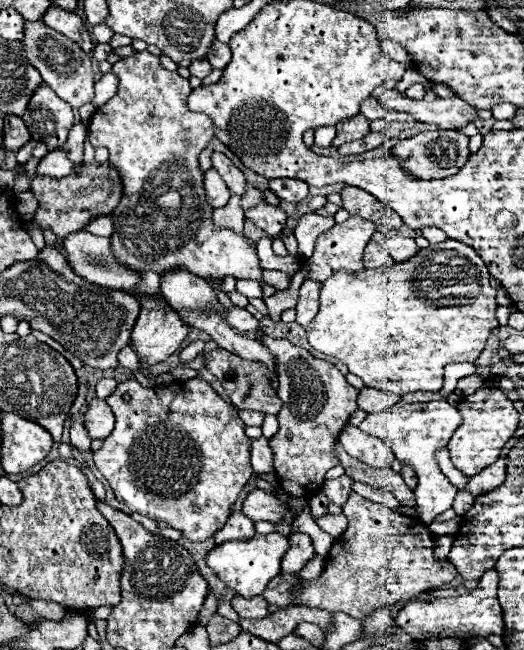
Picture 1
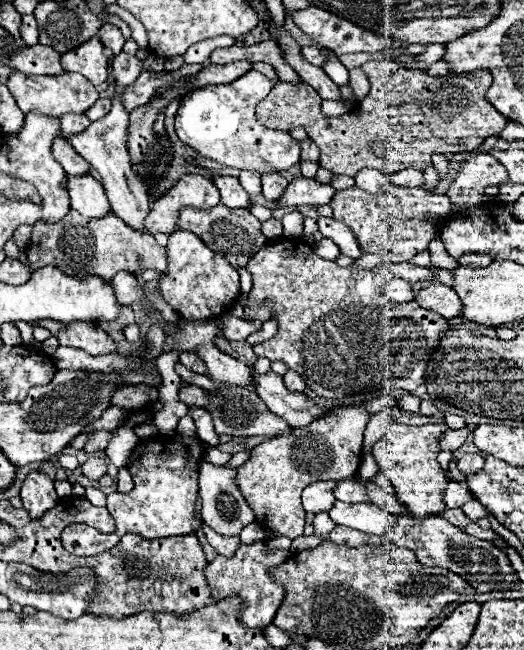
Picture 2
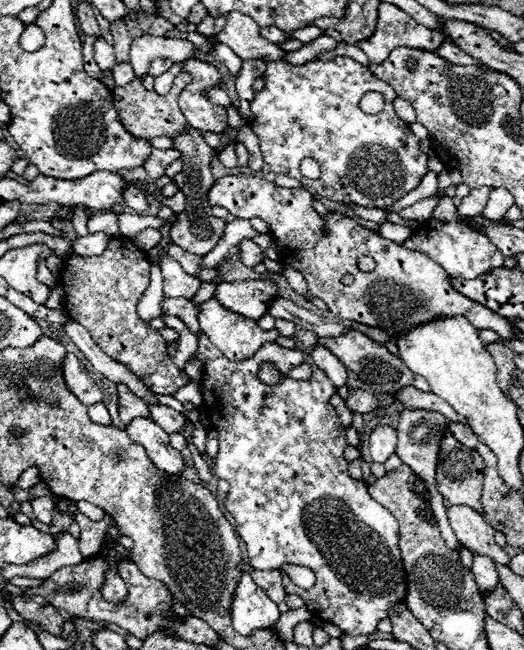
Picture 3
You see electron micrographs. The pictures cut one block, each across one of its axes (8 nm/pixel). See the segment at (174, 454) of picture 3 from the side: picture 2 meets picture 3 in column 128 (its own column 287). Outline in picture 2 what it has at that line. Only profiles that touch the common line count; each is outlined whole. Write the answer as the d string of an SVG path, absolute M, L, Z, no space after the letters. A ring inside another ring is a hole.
M220 386L216 396L214 394L208 394L208 396L210 396L208 412L214 418L214 430L218 434L230 434L230 436L238 436L238 438L248 438L248 436L276 438L276 436L288 436L292 432L288 422L274 416L254 390L236 388L236 386Z

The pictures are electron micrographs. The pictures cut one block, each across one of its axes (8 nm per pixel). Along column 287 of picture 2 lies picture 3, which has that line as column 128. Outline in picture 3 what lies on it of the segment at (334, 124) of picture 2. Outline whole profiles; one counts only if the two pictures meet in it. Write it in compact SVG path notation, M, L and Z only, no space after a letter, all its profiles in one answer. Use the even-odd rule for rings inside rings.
M180 74L180 76L174 80L172 90L170 90L166 96L160 96L160 94L156 94L156 92L146 90L146 88L140 84L140 80L132 80L132 82L124 84L124 86L116 86L116 88L112 90L112 94L114 94L114 108L116 108L116 112L118 112L118 116L120 116L122 124L124 124L124 128L126 128L130 134L140 136L140 138L156 138L156 136L168 136L168 138L170 138L170 136L174 136L176 132L184 130L186 120L184 120L184 116L182 116L182 112L180 112L180 108L178 108L178 96L180 96L180 92L184 90L184 86L190 84L190 82L192 82L192 76Z

